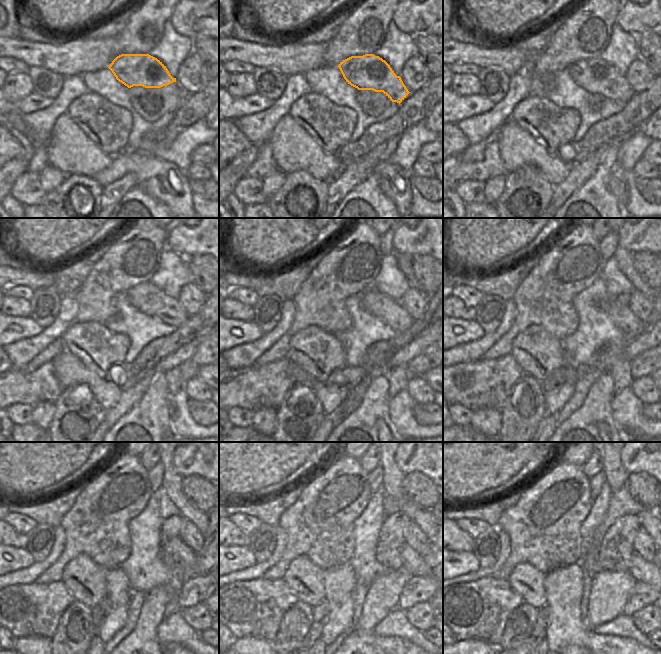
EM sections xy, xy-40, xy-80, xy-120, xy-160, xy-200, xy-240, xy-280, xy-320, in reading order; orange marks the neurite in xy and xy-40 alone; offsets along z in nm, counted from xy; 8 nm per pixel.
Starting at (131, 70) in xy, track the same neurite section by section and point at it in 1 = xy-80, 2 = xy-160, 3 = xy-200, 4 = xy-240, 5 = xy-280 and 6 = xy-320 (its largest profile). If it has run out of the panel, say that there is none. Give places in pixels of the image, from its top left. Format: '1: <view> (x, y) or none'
1: xy-80 (595, 75)
2: xy-160 (376, 303)
3: xy-200 (621, 316)
4: xy-240 (184, 556)
5: xy-280 (413, 563)
6: xy-320 (642, 571)

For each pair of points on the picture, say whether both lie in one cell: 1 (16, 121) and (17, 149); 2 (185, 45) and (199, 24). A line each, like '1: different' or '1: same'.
1: different
2: different

